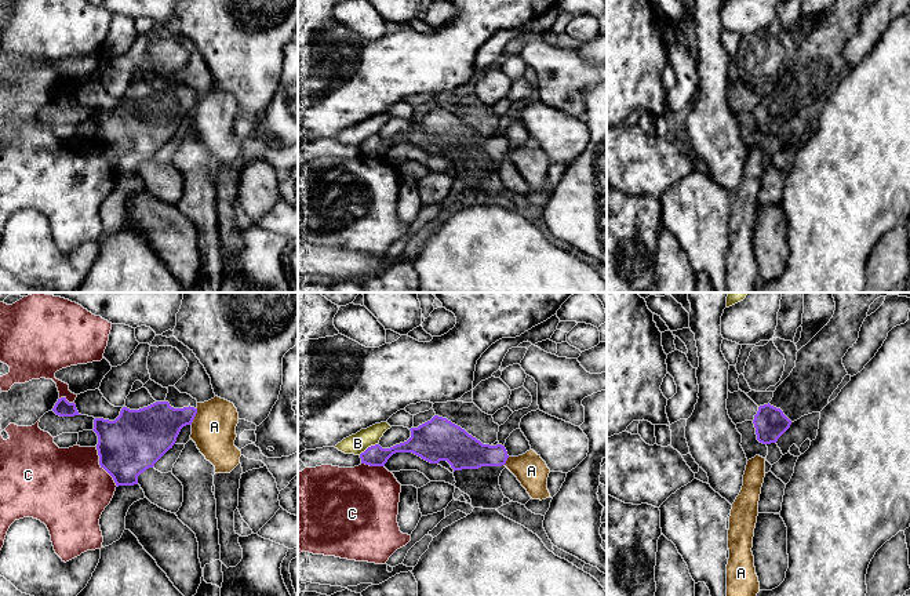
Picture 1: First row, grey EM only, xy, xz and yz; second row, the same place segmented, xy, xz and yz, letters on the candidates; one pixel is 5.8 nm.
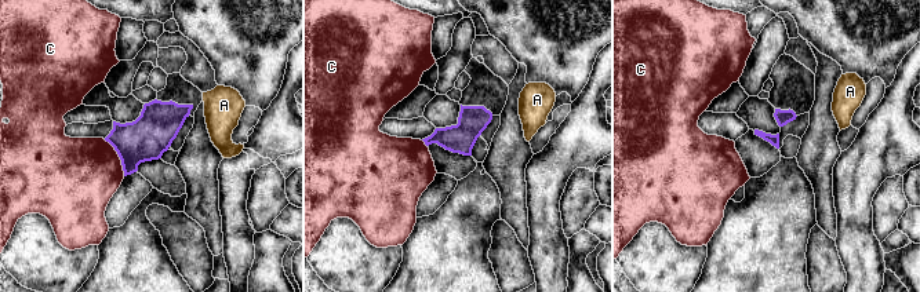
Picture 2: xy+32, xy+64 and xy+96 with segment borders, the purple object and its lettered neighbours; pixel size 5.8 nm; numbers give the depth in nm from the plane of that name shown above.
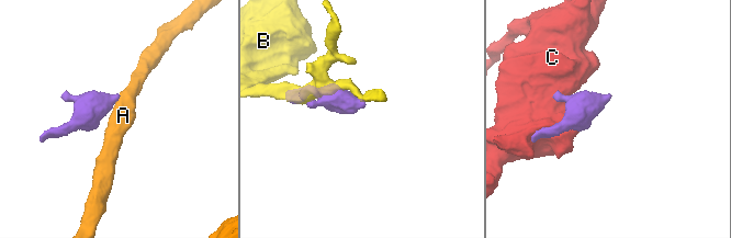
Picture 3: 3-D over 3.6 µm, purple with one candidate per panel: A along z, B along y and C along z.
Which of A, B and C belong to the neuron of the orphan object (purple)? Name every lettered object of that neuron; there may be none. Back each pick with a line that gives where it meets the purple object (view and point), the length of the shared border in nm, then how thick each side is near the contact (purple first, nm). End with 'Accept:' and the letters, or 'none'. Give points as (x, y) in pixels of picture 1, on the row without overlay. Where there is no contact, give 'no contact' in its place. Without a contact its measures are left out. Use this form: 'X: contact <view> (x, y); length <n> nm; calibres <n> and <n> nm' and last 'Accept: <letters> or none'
Accept: none

